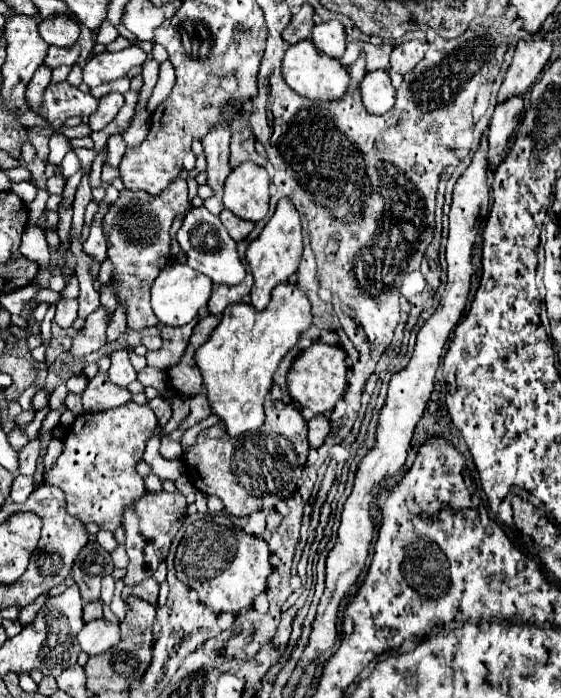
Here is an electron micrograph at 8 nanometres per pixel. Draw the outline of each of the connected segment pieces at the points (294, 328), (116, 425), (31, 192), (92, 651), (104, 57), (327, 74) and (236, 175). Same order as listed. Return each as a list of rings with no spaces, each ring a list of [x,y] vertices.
[[[282,282],[274,288],[272,302],[262,312],[254,310],[254,306],[246,304],[246,302],[230,304],[224,310],[222,320],[216,326],[216,330],[210,334],[208,342],[198,348],[194,358],[196,358],[196,366],[202,372],[208,400],[212,400],[210,402],[212,412],[222,418],[222,424],[226,426],[226,432],[230,436],[240,436],[248,430],[256,430],[266,422],[266,414],[264,414],[262,404],[264,404],[264,398],[268,396],[268,392],[274,384],[274,372],[278,370],[280,360],[296,346],[300,334],[312,326],[312,312],[310,310],[312,310],[312,306],[310,306],[308,296],[296,284]]]
[[[134,402],[98,414],[84,412],[76,416],[70,426],[64,452],[56,464],[44,472],[44,482],[62,488],[68,514],[86,524],[94,522],[102,530],[114,532],[122,524],[122,508],[134,504],[134,500],[146,492],[144,480],[136,472],[136,464],[142,462],[146,442],[152,438],[156,426],[158,420],[152,408]]]
[[[18,182],[18,184],[12,184],[10,190],[12,190],[16,196],[20,196],[20,200],[26,202],[26,204],[30,204],[30,202],[34,200],[34,196],[36,196],[36,186],[34,186],[32,182]]]
[[[104,618],[88,622],[80,634],[78,634],[78,644],[82,652],[88,656],[96,656],[98,652],[106,652],[106,648],[112,648],[120,640],[120,628],[118,624],[112,624]]]
[[[130,46],[130,48],[124,48],[120,52],[96,54],[82,68],[84,82],[90,88],[96,88],[96,86],[106,84],[106,82],[114,82],[118,78],[128,76],[128,72],[134,66],[142,66],[144,60],[146,60],[146,54],[138,46]]]
[[[300,40],[298,44],[290,46],[284,56],[282,64],[282,74],[286,84],[298,92],[300,96],[306,96],[310,100],[320,100],[320,102],[330,102],[330,100],[340,100],[346,94],[346,88],[350,84],[350,74],[348,70],[340,64],[340,60],[326,56],[324,52],[318,52],[312,40]]]
[[[254,162],[240,164],[224,182],[224,206],[242,220],[264,220],[270,200],[268,184],[266,168]]]

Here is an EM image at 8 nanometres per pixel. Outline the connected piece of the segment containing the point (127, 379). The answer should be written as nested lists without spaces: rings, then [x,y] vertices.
[[[118,350],[110,356],[112,360],[112,366],[108,370],[108,376],[114,384],[118,384],[120,388],[126,388],[128,384],[132,384],[136,380],[136,372],[130,364],[130,358],[128,358],[128,350]]]

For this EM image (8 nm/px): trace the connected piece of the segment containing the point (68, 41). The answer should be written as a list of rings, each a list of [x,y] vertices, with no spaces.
[[[54,16],[50,20],[42,20],[38,24],[38,30],[48,44],[60,48],[70,48],[80,38],[80,24],[68,16]]]

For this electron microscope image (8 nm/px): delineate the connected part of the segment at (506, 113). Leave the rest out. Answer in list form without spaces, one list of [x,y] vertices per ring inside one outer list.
[[[512,96],[510,100],[496,106],[494,116],[490,120],[488,140],[490,140],[490,158],[496,154],[502,154],[508,146],[510,136],[514,134],[520,118],[524,112],[524,98]]]

